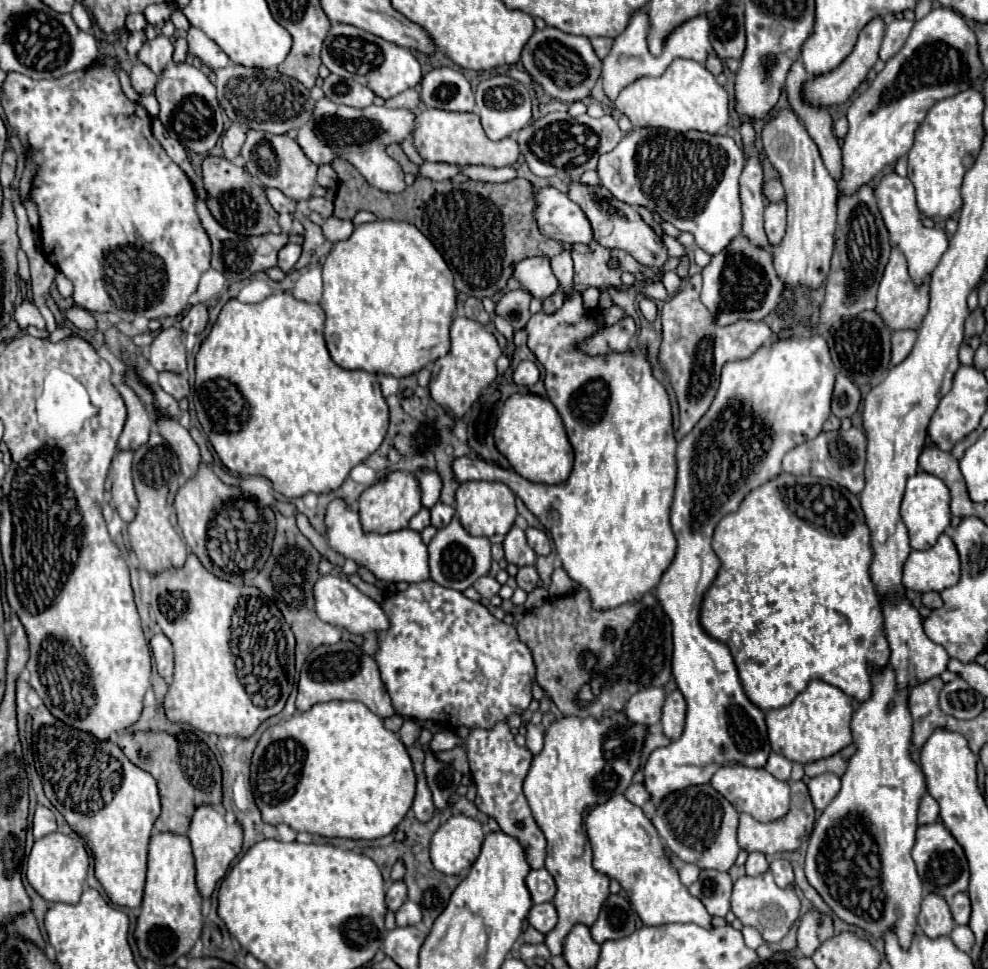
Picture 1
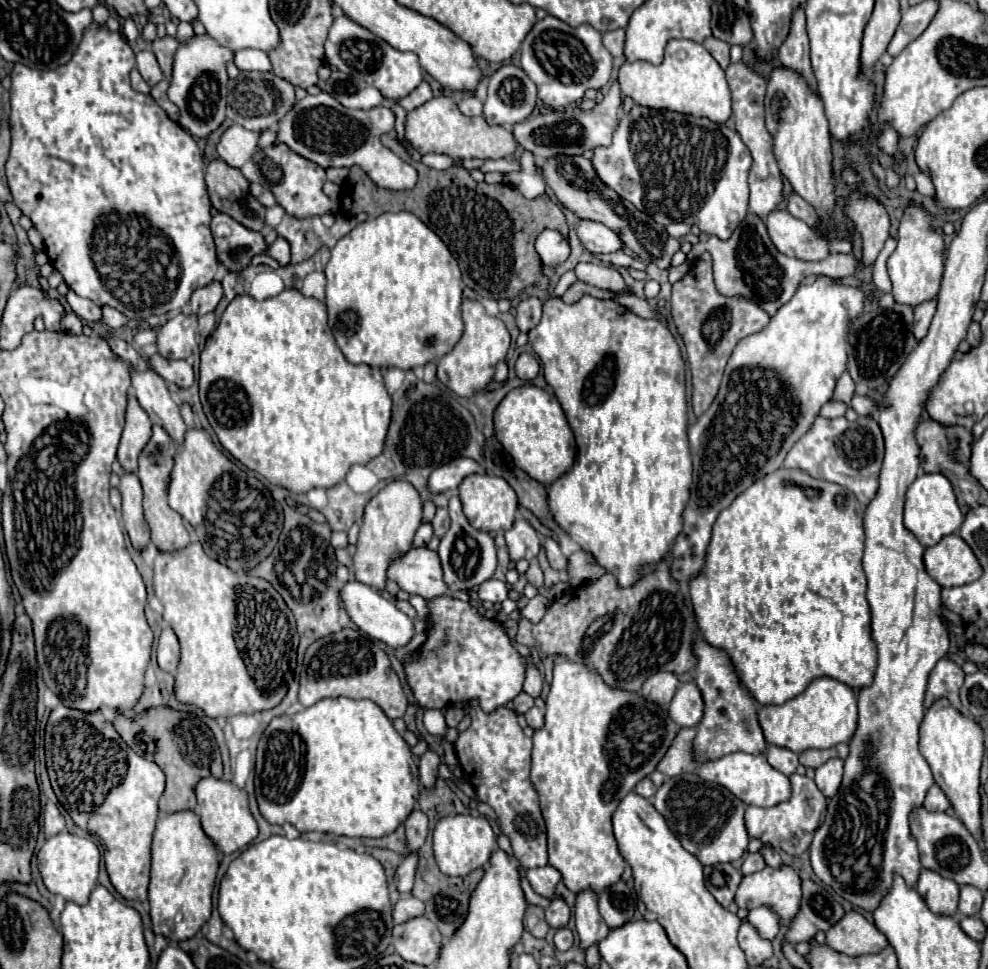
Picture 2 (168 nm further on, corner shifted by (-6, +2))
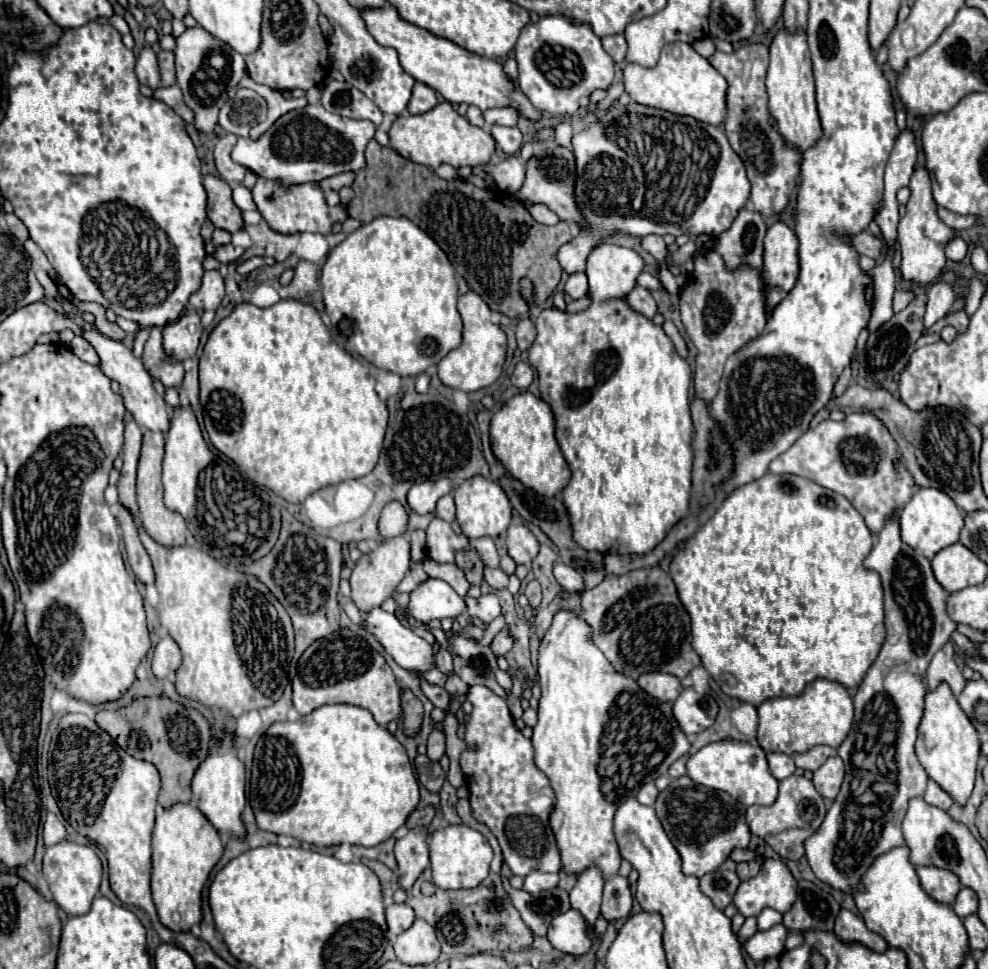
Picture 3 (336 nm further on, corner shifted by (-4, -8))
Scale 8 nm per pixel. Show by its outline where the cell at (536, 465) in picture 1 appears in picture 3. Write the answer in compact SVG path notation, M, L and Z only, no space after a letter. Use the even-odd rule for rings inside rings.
M530 391L518 393L506 401L494 413L490 423L490 441L496 459L502 461L510 475L546 497L556 497L570 481L570 467L556 443L554 429L556 419L550 405L540 397L534 397Z

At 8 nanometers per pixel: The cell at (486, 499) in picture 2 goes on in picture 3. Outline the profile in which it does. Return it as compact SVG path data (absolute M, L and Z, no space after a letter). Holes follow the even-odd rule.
M474 477L466 479L460 487L454 491L454 501L456 501L456 521L462 527L462 533L468 539L478 539L478 537L498 537L502 535L512 519L512 507L506 497L506 493L490 479L484 477Z

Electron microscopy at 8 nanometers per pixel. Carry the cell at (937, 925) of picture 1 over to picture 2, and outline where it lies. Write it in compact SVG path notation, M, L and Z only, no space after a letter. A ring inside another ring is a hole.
M922 869L916 889L926 899L928 907L934 913L942 915L954 915L958 909L958 885L956 881L948 881L946 877L940 877L938 873L932 873L932 869Z

